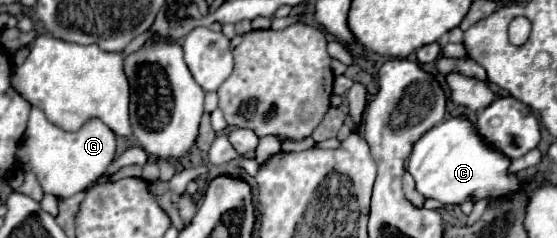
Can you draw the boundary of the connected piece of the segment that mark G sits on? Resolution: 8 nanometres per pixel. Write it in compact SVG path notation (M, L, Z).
M32 107L28 127L20 141L20 149L16 151L16 159L22 163L22 169L32 171L38 177L42 191L56 197L72 197L74 193L86 189L106 171L114 157L116 133L100 119L88 119L78 131L70 133L50 123L38 107Z

